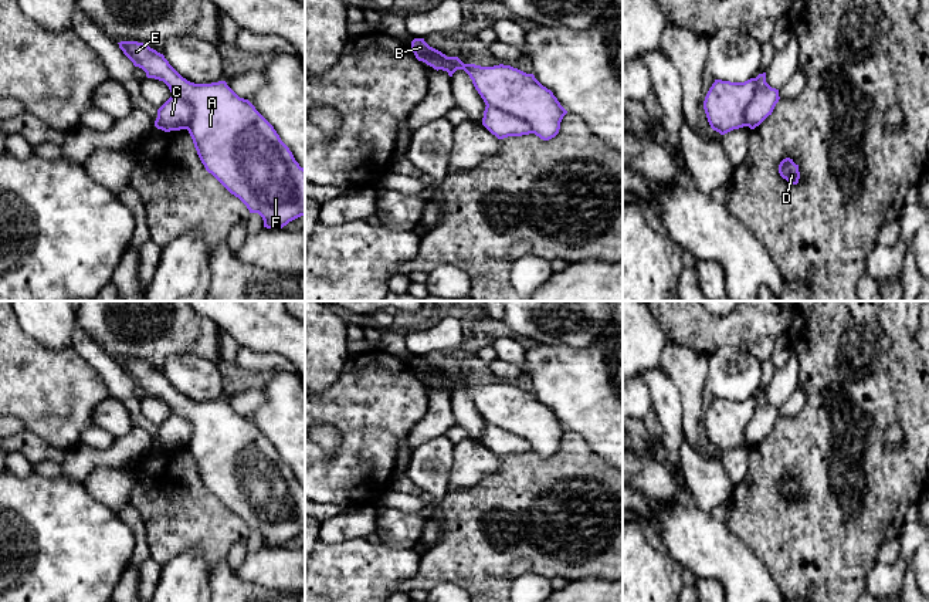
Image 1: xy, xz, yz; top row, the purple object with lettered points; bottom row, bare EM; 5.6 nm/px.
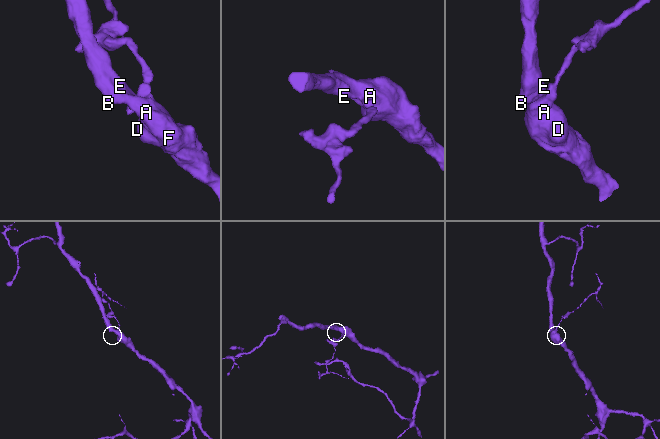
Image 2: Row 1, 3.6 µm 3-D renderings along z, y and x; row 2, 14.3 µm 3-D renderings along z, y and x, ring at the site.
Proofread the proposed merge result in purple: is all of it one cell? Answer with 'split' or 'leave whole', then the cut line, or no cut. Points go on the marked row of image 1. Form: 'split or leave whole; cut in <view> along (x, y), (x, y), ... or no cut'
split; cut in xz along (487, 104), (521, 118), (532, 132)

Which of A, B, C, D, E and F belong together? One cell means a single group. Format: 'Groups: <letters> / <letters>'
Groups: A B D E F / C

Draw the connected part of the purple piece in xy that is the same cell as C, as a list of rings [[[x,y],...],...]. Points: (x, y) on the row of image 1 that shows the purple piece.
[[[172,95],[157,109],[155,126],[165,132],[186,129],[191,116],[191,106],[184,99]]]

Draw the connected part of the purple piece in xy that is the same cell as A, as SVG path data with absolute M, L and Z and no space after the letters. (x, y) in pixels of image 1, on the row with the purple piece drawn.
M138 41L118 43L123 54L142 68L148 78L163 81L173 97L184 99L193 109L187 131L206 170L250 210L258 213L267 229L282 229L305 216L305 169L295 160L274 126L226 81L194 84L183 78L163 54Z

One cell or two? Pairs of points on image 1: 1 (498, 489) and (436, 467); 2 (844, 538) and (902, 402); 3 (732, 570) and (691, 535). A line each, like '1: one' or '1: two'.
1: two
2: one
3: one

